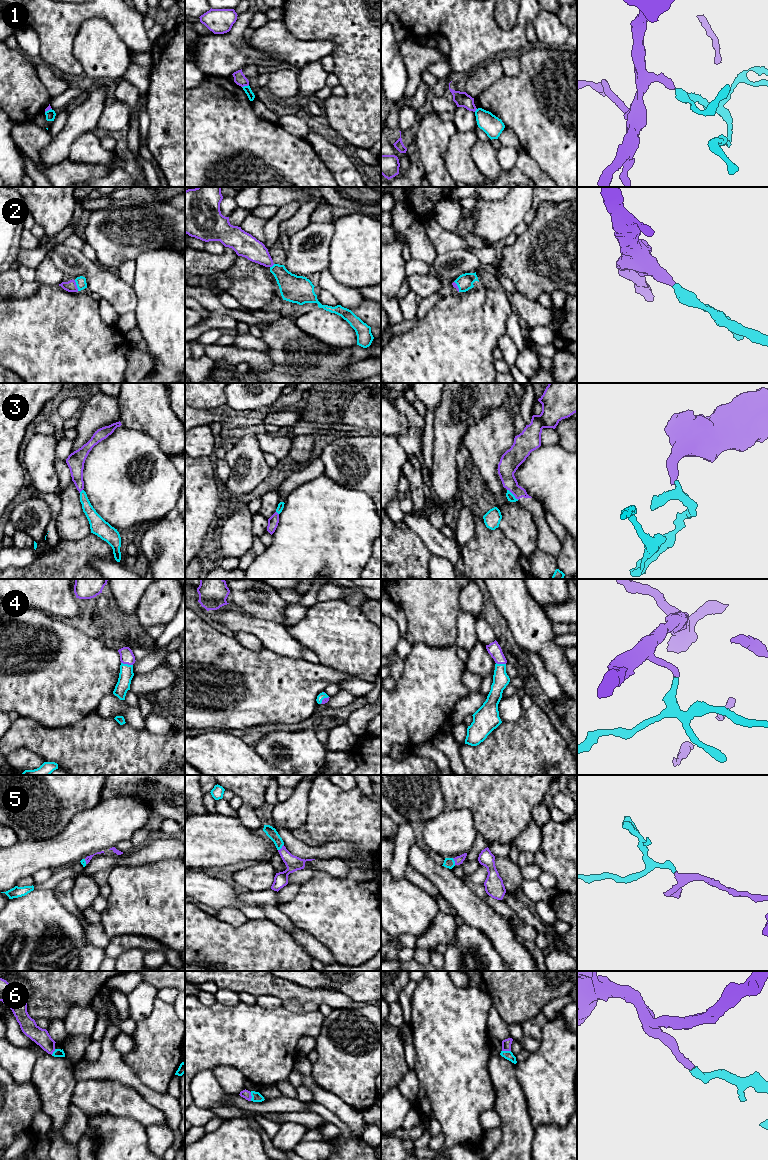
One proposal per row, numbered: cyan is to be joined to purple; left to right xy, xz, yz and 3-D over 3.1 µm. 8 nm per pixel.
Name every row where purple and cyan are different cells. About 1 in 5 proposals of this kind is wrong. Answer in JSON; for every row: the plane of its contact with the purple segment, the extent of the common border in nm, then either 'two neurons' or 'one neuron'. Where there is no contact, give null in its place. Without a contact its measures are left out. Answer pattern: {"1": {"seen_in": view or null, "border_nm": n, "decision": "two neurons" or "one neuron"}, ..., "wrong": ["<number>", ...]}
{"1": {"seen_in": "xz", "border_nm": 60, "decision": "two neurons"}, "2": {"seen_in": "xy", "border_nm": 90, "decision": "one neuron"}, "3": {"seen_in": "yz", "border_nm": 130, "decision": "one neuron"}, "4": {"seen_in": "xy", "border_nm": 100, "decision": "one neuron"}, "5": {"seen_in": "xz", "border_nm": 70, "decision": "one neuron"}, "6": {"seen_in": "xz", "border_nm": 70, "decision": "one neuron"}, "wrong": ["1"]}

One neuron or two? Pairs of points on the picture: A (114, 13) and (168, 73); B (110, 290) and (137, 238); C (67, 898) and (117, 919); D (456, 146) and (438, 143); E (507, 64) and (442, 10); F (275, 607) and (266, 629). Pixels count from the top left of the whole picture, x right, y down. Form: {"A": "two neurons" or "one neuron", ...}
{"A": "two neurons", "B": "two neurons", "C": "two neurons", "D": "two neurons", "E": "two neurons", "F": "two neurons"}

